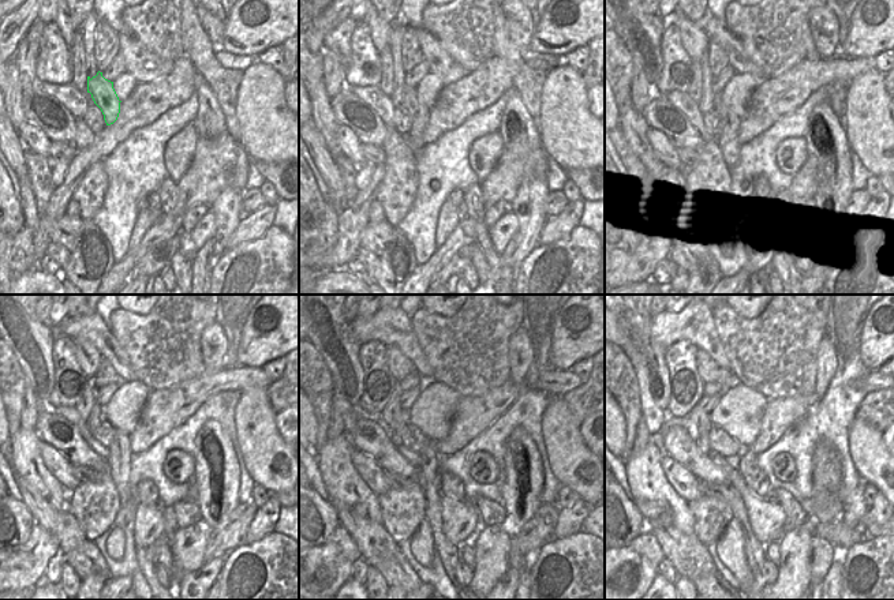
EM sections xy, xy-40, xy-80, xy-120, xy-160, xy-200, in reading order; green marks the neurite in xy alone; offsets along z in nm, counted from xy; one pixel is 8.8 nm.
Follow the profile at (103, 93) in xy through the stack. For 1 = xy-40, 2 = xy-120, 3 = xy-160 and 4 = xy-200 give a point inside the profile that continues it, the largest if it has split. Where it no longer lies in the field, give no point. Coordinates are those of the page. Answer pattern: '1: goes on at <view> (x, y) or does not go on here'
1: goes on at xy-40 (419, 112)
2: goes on at xy-120 (119, 460)
3: goes on at xy-160 (427, 477)
4: goes on at xy-200 (755, 554)

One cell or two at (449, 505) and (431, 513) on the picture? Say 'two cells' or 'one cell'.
two cells

